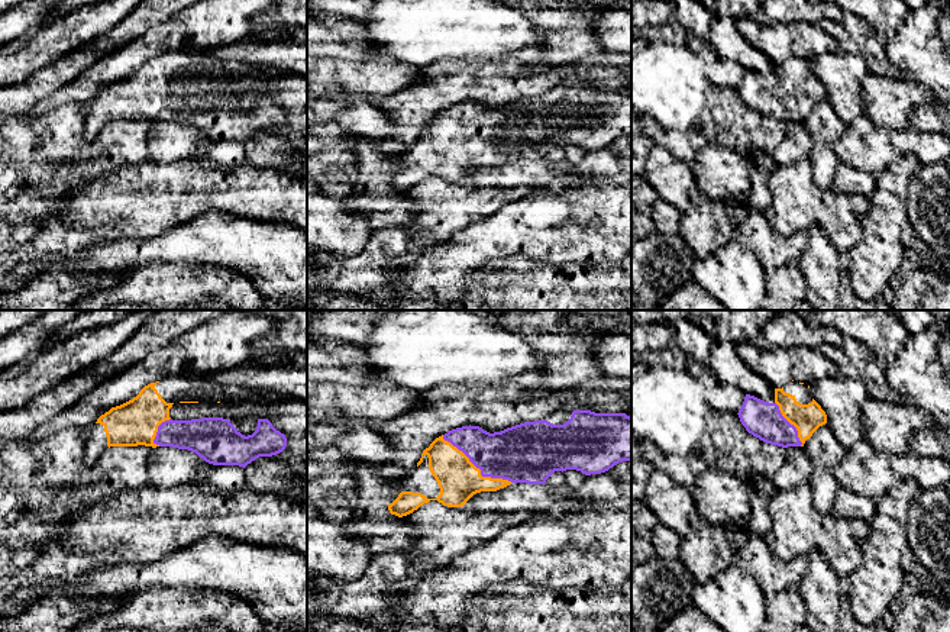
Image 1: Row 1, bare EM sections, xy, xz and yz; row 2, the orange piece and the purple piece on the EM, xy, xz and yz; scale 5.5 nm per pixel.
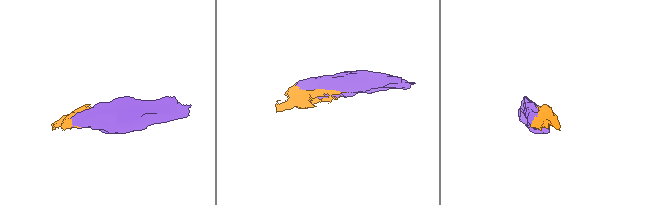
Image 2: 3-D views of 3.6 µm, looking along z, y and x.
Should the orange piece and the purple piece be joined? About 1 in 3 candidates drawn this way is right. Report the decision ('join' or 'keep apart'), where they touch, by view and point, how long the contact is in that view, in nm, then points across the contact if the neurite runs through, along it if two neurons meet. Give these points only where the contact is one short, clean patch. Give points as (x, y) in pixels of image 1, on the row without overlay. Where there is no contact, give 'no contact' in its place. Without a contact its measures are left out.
join; contact xz (478, 144); length 460 nm

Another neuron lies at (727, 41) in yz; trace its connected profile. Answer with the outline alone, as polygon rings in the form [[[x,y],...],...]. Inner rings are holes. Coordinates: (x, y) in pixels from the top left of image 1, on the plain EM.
[[[730,13],[712,16],[708,43],[721,58],[763,77],[775,78],[775,64],[741,35],[737,19]]]

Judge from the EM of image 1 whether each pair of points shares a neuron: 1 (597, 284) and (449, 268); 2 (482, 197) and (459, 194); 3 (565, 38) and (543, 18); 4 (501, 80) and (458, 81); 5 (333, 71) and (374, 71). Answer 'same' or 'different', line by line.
1: different
2: same
3: same
4: same
5: same

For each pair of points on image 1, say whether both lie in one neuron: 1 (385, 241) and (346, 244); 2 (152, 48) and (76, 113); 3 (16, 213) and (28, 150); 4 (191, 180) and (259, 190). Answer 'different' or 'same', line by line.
1: different
2: different
3: same
4: same

